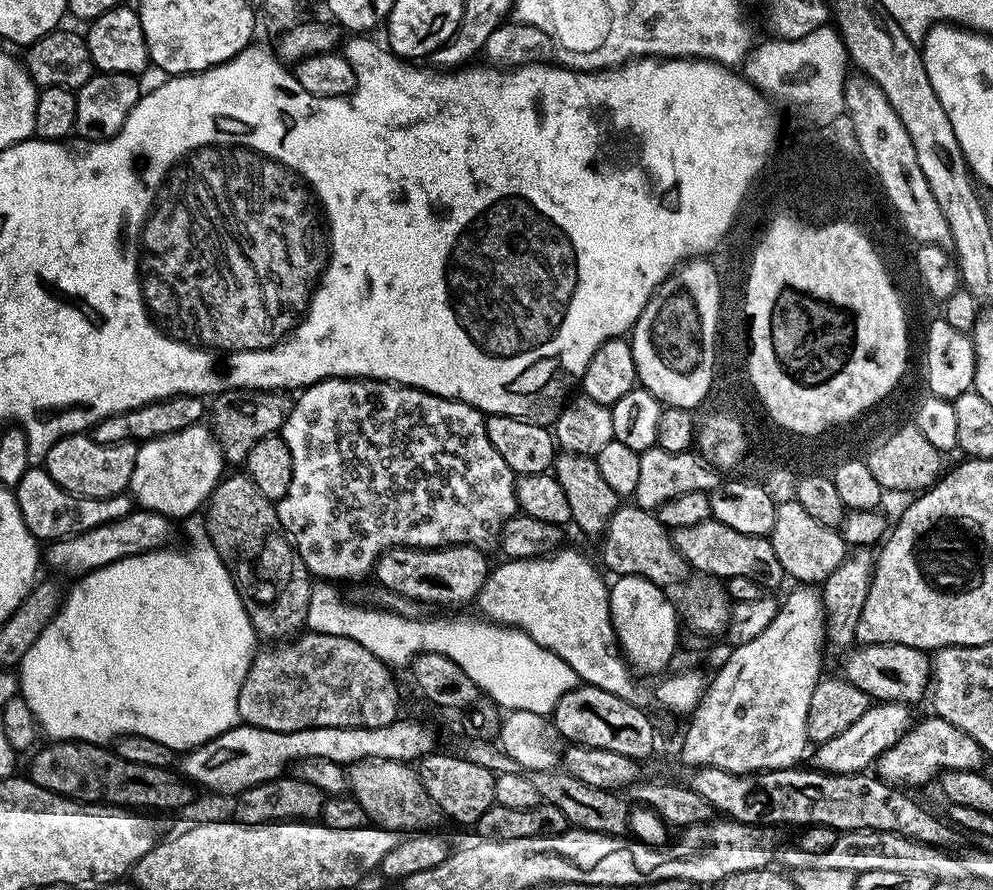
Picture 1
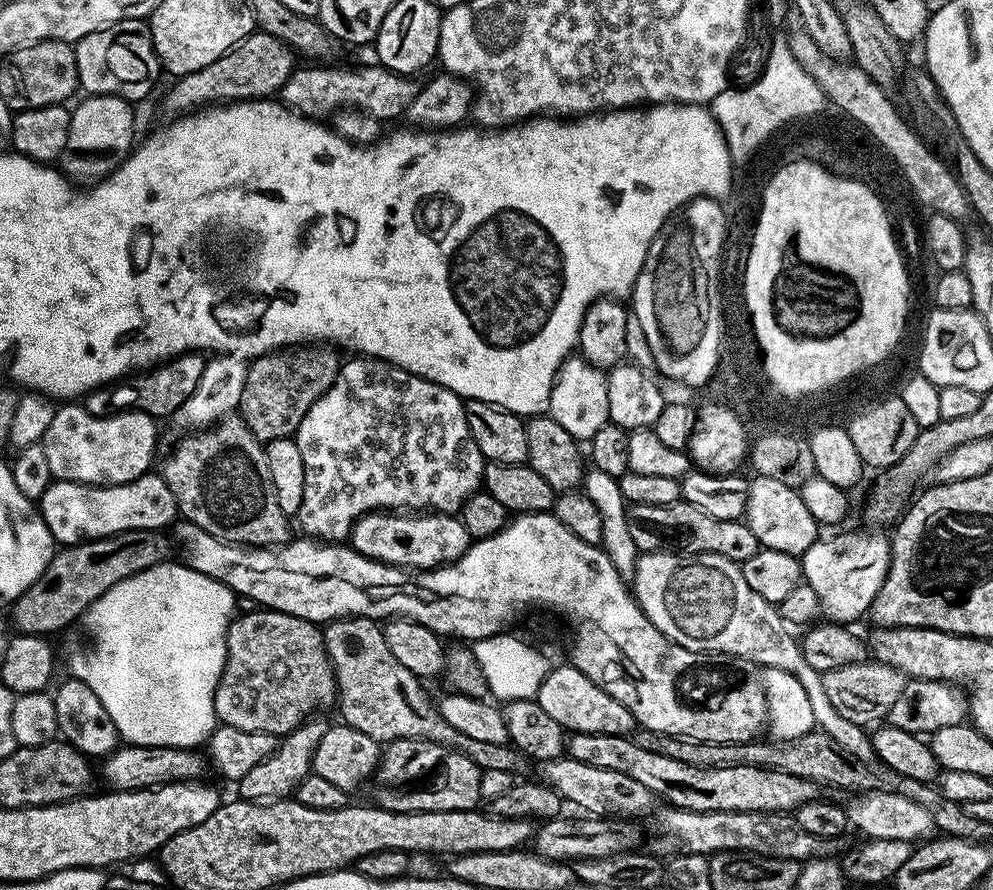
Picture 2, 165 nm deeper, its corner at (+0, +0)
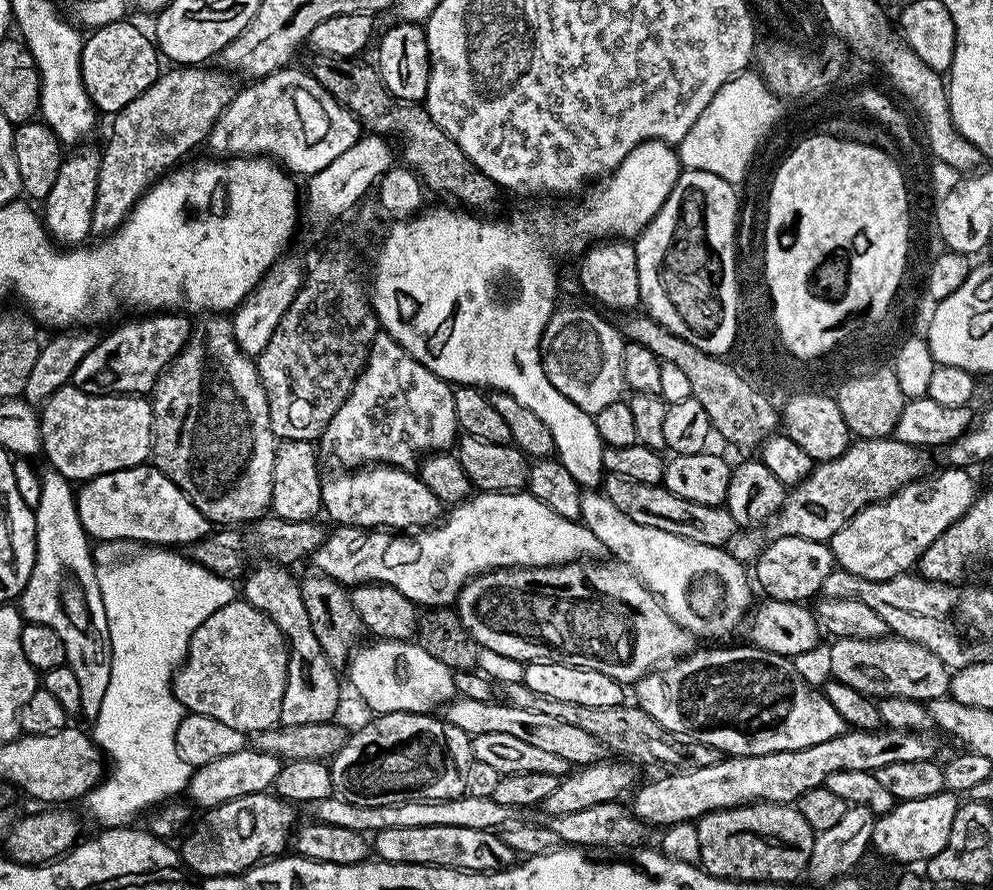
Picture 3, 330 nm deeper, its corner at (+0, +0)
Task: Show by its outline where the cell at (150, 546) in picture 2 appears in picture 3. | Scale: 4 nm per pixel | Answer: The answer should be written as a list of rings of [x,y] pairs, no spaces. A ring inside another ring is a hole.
[[[265,514],[259,520],[253,520],[247,525],[248,533],[243,536],[241,529],[236,526],[224,526],[219,530],[209,531],[198,542],[187,545],[186,556],[196,564],[201,564],[208,571],[221,576],[222,579],[235,581],[245,575],[248,564],[248,552],[256,558],[267,558],[269,561],[293,566],[299,560],[313,557],[322,546],[326,535],[326,528],[320,525],[319,519],[306,522],[286,522],[282,518]],[[248,564],[248,565],[247,565]],[[245,567],[245,568],[244,568]]]

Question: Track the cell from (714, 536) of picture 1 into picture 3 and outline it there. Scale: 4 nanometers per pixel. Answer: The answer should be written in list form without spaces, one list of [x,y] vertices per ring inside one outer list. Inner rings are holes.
[[[608,474],[602,481],[602,491],[631,521],[666,530],[667,533],[689,539],[690,542],[724,548],[731,545],[733,538],[738,535],[738,525],[727,506],[719,504],[706,506],[702,502],[690,502],[686,498],[678,498],[678,494],[670,494],[670,490],[666,490],[663,483],[643,484],[630,478]]]

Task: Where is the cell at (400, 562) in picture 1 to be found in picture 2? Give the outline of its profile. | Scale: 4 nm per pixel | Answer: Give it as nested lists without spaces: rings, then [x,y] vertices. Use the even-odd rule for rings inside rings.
[[[388,510],[370,512],[353,524],[350,537],[350,546],[358,554],[409,570],[427,570],[439,568],[442,564],[452,564],[459,556],[466,554],[472,542],[472,535],[460,521],[459,515],[447,512],[416,515],[393,514]]]

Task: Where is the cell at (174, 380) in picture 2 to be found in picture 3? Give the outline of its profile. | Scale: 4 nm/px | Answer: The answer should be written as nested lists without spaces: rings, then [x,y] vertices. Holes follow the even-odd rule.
[[[176,310],[141,316],[144,316],[141,320],[118,325],[109,336],[101,335],[90,354],[78,362],[78,370],[74,370],[70,383],[95,396],[147,397],[160,381],[161,374],[172,365],[172,359],[186,346],[194,324],[191,319],[187,320],[187,315]]]

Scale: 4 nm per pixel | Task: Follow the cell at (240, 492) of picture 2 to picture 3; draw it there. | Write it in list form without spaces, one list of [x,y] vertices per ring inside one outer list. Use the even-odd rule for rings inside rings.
[[[208,314],[195,321],[186,346],[161,374],[160,381],[151,393],[150,403],[151,459],[154,466],[187,494],[190,502],[202,510],[209,522],[216,526],[240,526],[259,520],[271,509],[278,437],[270,426],[268,399],[256,369],[256,361],[238,346],[231,319],[227,315]]]

